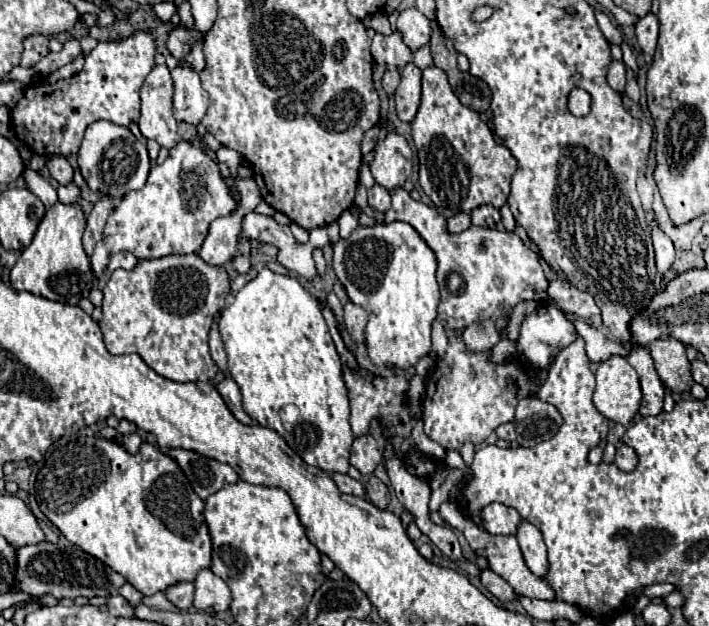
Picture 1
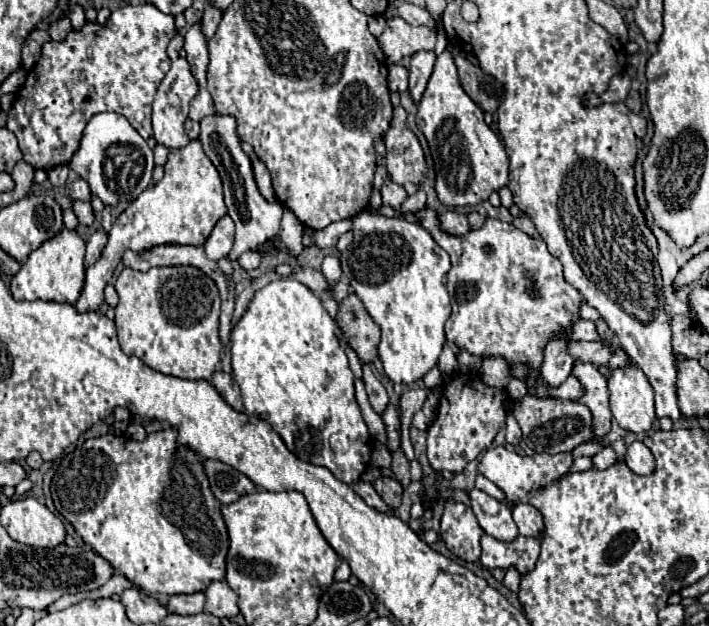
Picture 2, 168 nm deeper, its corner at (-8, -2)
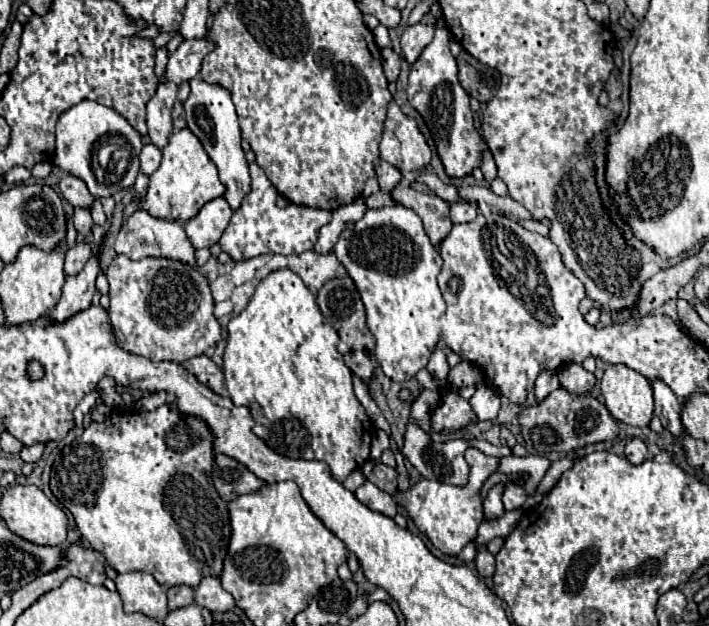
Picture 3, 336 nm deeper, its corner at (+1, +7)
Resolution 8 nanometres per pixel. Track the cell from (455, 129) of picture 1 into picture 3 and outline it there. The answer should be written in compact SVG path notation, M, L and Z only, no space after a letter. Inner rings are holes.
M438 29L434 39L422 49L420 57L412 63L406 93L410 105L426 121L436 141L438 155L442 157L442 163L446 167L446 173L450 177L464 177L472 173L474 167L480 167L480 157L482 151L486 149L486 139L474 129L474 117L468 103L470 97L458 81L458 65L450 53L448 43L450 43L448 31Z

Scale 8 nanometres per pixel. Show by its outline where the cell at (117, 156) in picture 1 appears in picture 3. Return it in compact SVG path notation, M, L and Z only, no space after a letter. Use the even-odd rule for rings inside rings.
M80 101L78 105L72 105L58 117L54 165L58 165L62 171L74 177L80 177L96 199L110 197L116 191L134 185L140 169L140 149L140 133L134 131L132 125L120 113L100 103Z

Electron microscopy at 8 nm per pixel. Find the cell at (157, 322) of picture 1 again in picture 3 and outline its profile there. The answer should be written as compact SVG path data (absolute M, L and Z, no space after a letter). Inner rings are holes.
M118 255L110 263L106 277L110 283L108 313L116 343L124 351L152 361L182 363L196 355L204 355L222 339L220 323L212 313L214 301L208 279L194 267L162 257L132 261L126 255Z

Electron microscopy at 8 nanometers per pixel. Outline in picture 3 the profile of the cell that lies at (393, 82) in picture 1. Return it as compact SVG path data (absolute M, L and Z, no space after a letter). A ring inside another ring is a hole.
M382 49L382 59L384 59L384 73L388 77L388 81L396 81L398 79L398 73L400 73L400 57L390 49Z

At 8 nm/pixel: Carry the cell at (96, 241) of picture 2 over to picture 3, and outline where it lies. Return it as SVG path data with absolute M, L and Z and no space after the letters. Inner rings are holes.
M84 241L76 243L76 247L66 251L66 257L64 257L64 275L72 277L72 275L80 273L80 269L86 265L90 255L92 255L92 251L90 251L88 243L84 243Z

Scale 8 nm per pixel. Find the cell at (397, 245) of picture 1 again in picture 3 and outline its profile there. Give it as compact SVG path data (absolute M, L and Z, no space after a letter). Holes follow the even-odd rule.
M402 205L370 209L356 223L354 231L340 233L334 253L360 291L368 315L368 329L378 341L374 353L384 375L398 383L412 379L428 365L440 341L440 319L446 311L436 283L442 257L432 247L420 217Z

